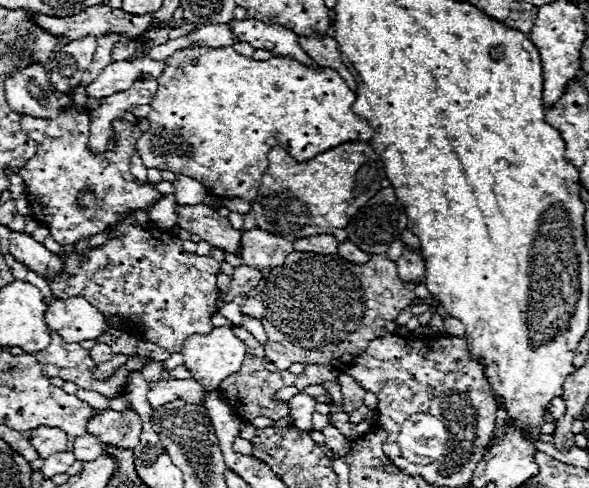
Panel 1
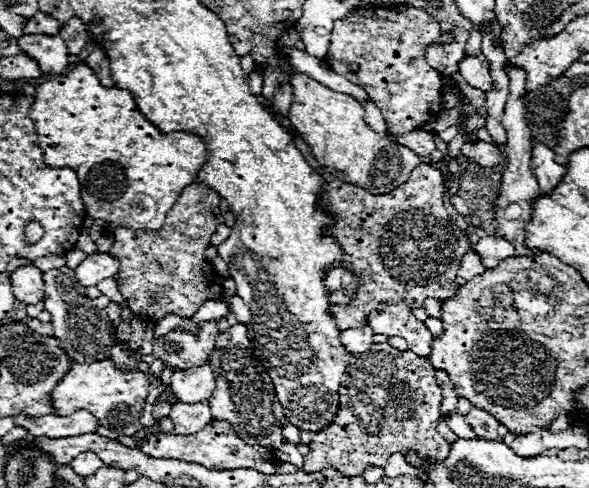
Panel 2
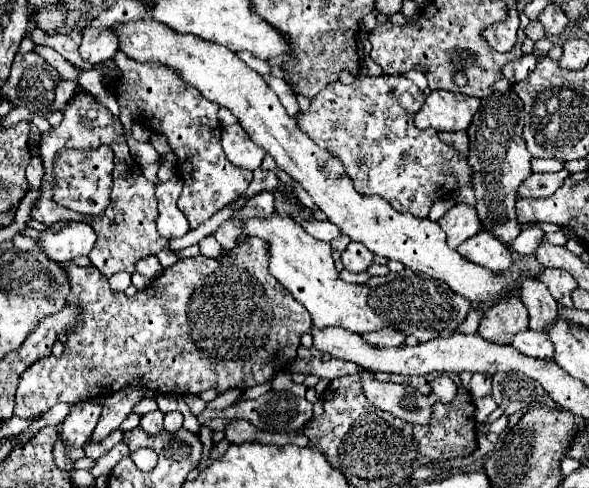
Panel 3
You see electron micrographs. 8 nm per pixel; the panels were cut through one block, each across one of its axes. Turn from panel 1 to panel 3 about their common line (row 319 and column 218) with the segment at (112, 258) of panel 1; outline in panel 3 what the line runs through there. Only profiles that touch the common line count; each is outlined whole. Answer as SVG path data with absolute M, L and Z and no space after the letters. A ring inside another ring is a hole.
M116 52L114 62L120 68L120 76L110 82L110 92L116 100L124 100L134 116L142 116L140 122L144 126L166 136L168 146L176 156L176 170L184 182L178 208L188 218L190 228L198 228L238 198L252 182L252 172L232 166L220 146L220 106L206 100L196 88L160 64L140 64L126 58L122 52Z

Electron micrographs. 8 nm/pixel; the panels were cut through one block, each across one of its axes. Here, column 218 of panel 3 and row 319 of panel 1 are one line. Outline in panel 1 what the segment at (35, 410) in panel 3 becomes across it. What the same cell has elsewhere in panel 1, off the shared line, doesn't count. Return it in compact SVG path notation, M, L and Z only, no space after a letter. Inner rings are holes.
M292 252L282 266L270 270L262 292L254 298L246 298L240 304L240 312L262 322L268 344L266 344L266 368L268 370L288 370L290 364L300 362L310 364L330 364L336 370L346 368L354 358L358 358L370 340L382 338L386 322L394 320L410 302L416 298L414 288L418 282L404 282L396 272L396 264L384 254L372 256L366 264L346 262L340 256L326 256L314 252Z

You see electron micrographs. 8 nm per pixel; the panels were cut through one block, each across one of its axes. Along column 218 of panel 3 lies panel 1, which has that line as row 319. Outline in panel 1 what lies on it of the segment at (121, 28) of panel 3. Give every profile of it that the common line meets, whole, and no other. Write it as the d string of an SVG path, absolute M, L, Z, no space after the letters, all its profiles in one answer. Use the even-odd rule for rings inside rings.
M80 296L50 304L46 312L46 326L58 332L64 342L96 340L108 328L104 314Z

